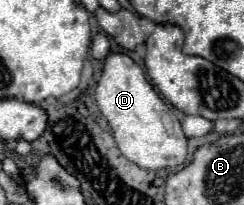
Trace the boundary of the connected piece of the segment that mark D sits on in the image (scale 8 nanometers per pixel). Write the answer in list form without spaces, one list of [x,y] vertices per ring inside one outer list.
[[[124,51],[108,53],[96,85],[96,103],[108,121],[118,149],[142,169],[176,169],[186,159],[186,135],[174,109],[154,91],[140,65]]]

